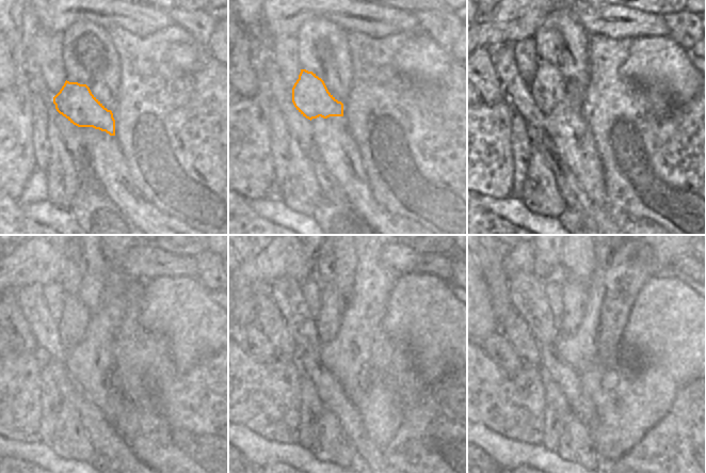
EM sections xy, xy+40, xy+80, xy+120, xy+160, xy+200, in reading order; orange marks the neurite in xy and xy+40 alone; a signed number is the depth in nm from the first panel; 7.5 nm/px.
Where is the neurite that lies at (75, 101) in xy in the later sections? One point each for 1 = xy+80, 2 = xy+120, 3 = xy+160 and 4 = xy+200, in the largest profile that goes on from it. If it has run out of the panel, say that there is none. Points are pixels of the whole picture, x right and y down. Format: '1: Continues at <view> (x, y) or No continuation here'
1: Continues at xy+80 (548, 89)
2: Continues at xy+120 (73, 324)
3: Continues at xy+160 (329, 319)
4: Continues at xy+200 (575, 290)

